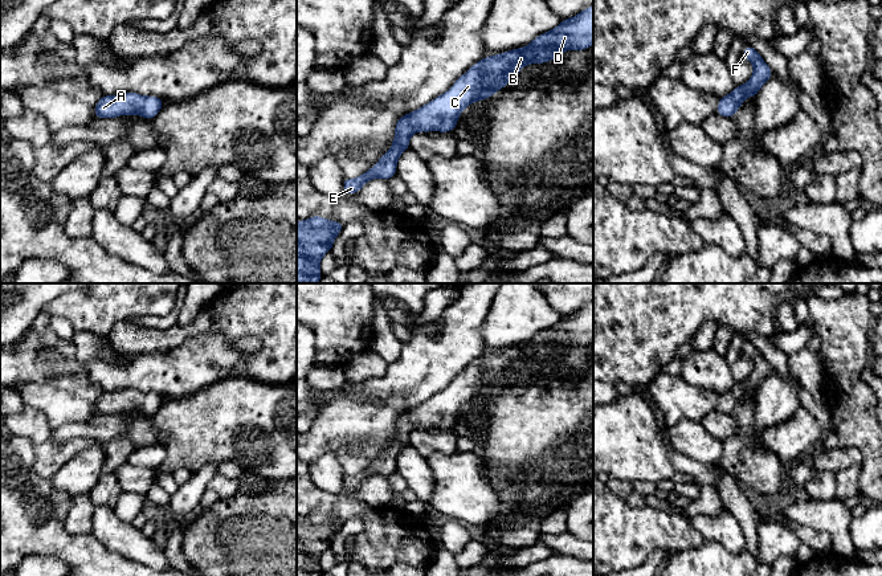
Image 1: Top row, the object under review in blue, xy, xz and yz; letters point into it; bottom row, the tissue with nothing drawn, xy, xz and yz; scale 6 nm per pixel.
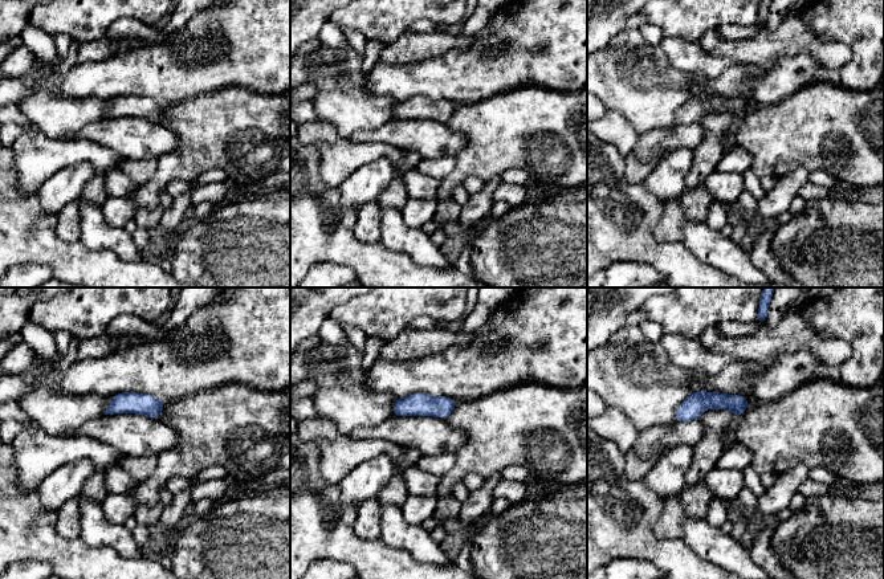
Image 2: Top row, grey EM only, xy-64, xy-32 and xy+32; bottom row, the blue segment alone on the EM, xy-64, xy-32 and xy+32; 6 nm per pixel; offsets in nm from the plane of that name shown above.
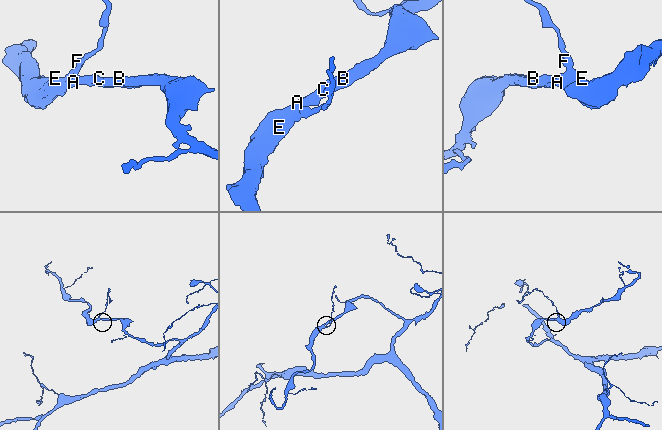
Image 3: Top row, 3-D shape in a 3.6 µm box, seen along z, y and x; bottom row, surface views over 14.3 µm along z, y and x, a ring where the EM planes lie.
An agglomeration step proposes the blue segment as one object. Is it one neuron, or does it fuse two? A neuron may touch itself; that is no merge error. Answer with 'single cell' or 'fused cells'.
single cell

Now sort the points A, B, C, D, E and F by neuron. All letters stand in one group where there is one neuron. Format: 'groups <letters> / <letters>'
groups A B C D E F

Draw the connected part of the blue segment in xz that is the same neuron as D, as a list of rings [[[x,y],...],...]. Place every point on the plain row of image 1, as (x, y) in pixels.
[[[593,302],[579,311],[562,316],[554,326],[535,334],[527,343],[483,354],[464,369],[453,383],[432,399],[397,416],[391,446],[355,475],[344,475],[347,491],[359,489],[372,475],[389,477],[396,471],[400,452],[409,446],[415,429],[450,429],[461,409],[473,399],[493,393],[519,367],[530,360],[546,360],[565,347],[587,347],[593,340]]]

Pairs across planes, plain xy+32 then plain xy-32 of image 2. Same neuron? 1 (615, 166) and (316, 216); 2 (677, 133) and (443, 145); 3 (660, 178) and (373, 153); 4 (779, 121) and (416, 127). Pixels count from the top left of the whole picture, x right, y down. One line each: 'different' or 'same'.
1: same
2: same
3: different
4: different

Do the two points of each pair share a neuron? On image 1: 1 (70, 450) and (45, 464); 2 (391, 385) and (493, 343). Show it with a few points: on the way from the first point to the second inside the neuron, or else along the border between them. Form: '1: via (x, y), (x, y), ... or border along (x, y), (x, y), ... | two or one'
1: via (64, 452), (52, 457) | one
2: border along (488, 315), (481, 330), (484, 352) | two

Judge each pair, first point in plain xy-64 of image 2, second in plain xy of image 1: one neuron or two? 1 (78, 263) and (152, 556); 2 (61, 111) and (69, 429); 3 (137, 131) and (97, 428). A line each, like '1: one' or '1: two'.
1: two
2: two
3: one

